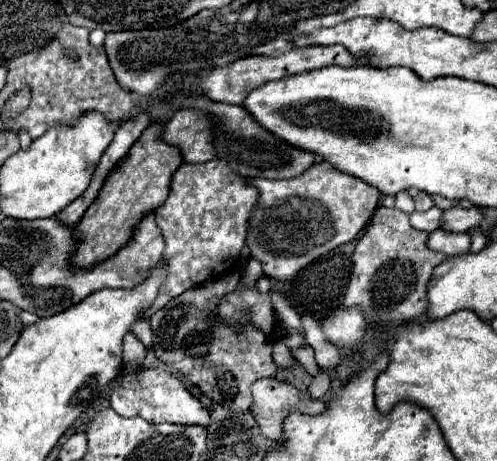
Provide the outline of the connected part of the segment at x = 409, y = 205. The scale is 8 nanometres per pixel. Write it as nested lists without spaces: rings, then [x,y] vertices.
[[[402,191],[402,193],[398,193],[396,195],[396,207],[400,209],[400,211],[404,211],[404,213],[412,213],[414,211],[414,199],[406,193],[406,191]]]

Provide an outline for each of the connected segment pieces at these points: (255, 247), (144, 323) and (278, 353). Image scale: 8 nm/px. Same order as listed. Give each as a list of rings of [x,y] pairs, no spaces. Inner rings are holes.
[[[326,161],[314,163],[302,175],[294,179],[274,181],[274,179],[250,179],[250,185],[258,189],[258,203],[252,209],[248,221],[248,235],[246,245],[252,251],[252,257],[258,259],[264,267],[264,273],[278,281],[292,281],[300,269],[304,269],[310,261],[326,255],[328,251],[336,249],[342,243],[348,243],[358,237],[364,225],[370,221],[372,213],[378,207],[380,191],[354,175],[340,173]]]
[[[138,319],[138,321],[134,321],[132,327],[130,327],[130,331],[132,331],[146,347],[150,347],[150,343],[152,343],[152,329],[150,329],[150,321],[148,321],[148,319]]]
[[[276,343],[276,345],[274,345],[274,363],[276,363],[280,369],[290,369],[290,367],[294,367],[296,359],[292,357],[290,349],[288,349],[284,343]]]

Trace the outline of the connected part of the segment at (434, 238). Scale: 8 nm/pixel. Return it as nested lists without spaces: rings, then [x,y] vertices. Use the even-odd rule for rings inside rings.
[[[436,229],[430,233],[426,245],[444,255],[462,255],[462,253],[468,253],[468,249],[470,249],[470,235]]]

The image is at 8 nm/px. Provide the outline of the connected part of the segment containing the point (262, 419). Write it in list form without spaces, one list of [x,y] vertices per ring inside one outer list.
[[[276,377],[258,379],[252,383],[252,399],[252,415],[258,421],[262,433],[272,441],[282,439],[282,421],[286,415],[294,411],[312,413],[326,409],[324,401],[310,399],[294,385]]]

